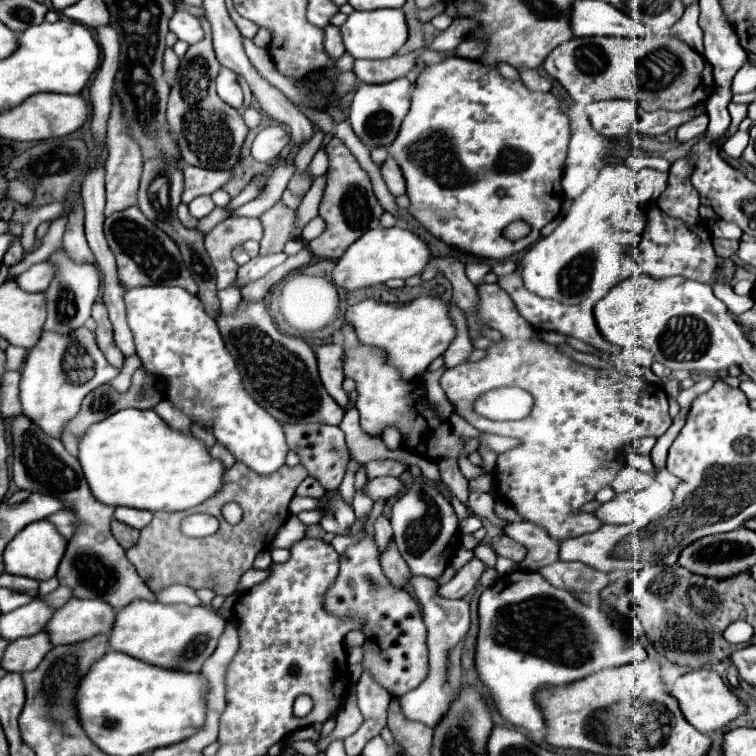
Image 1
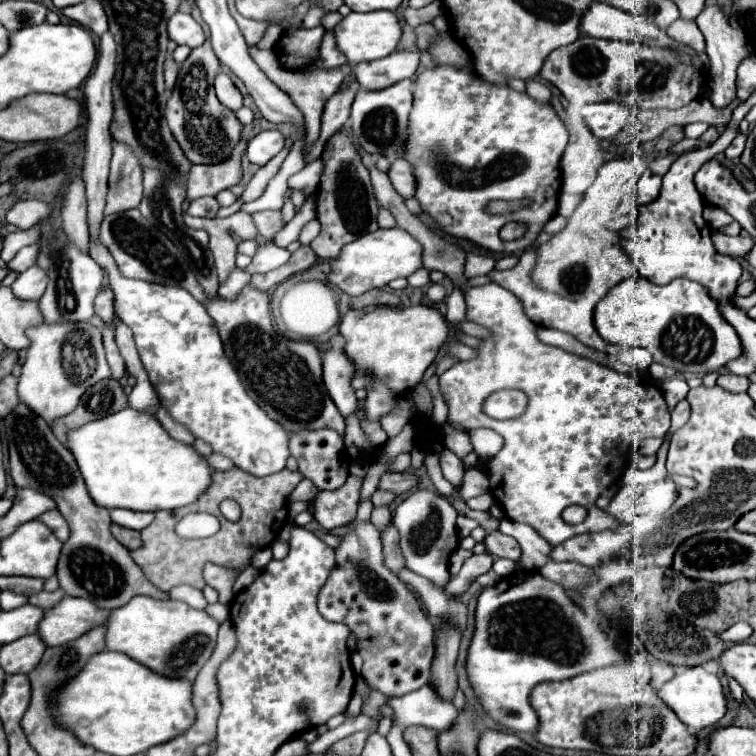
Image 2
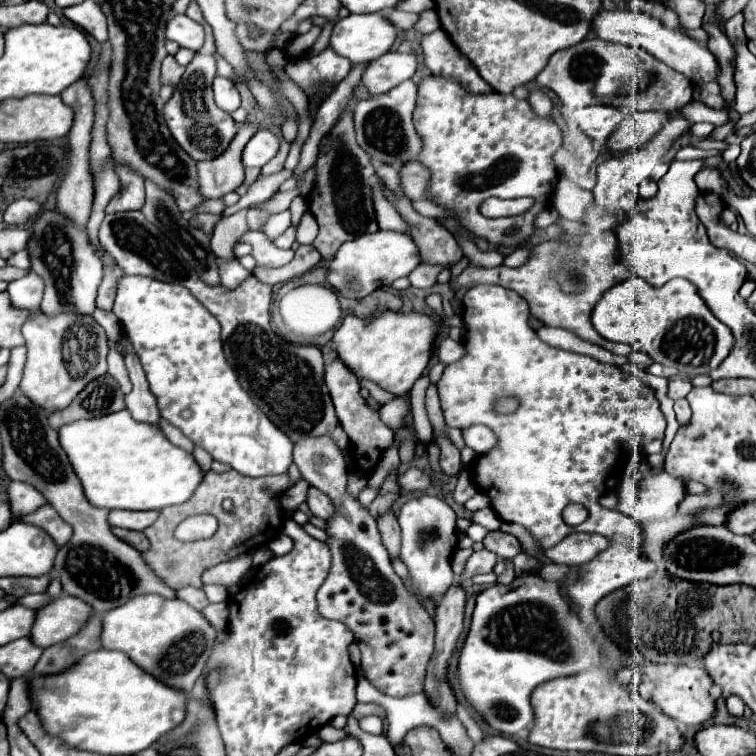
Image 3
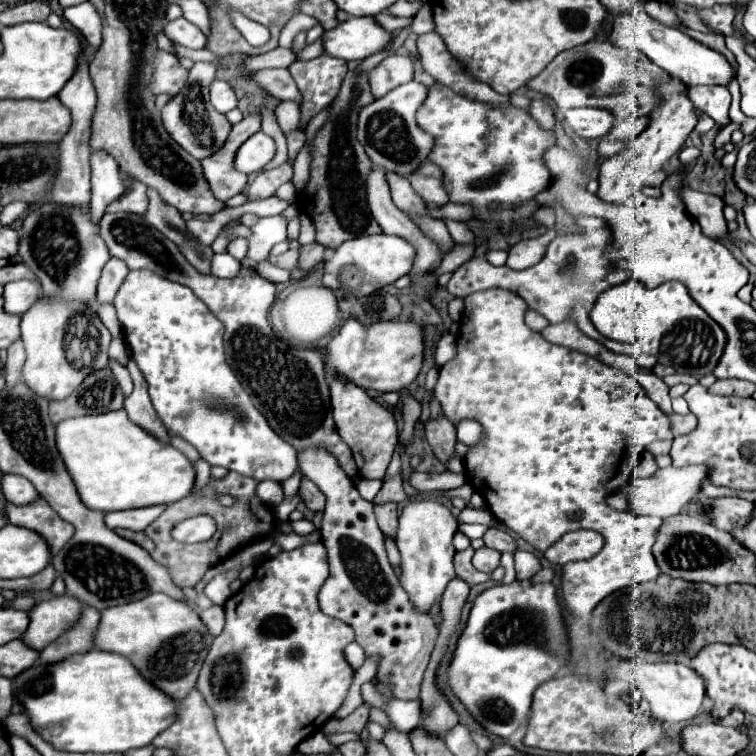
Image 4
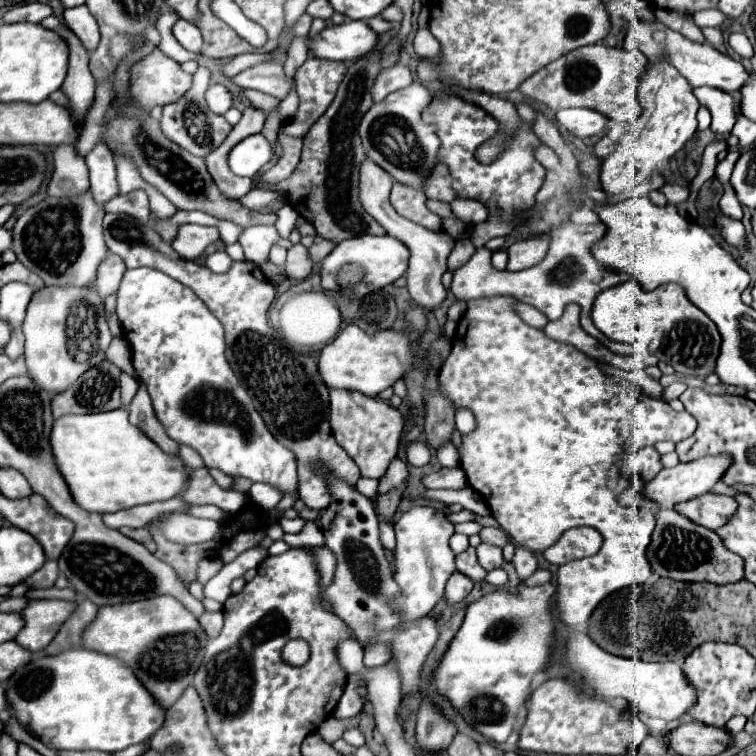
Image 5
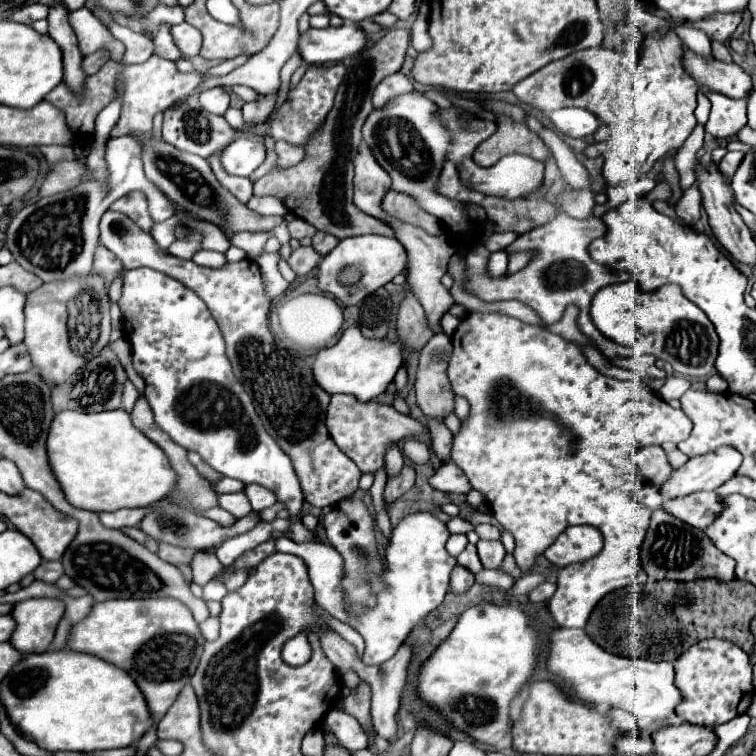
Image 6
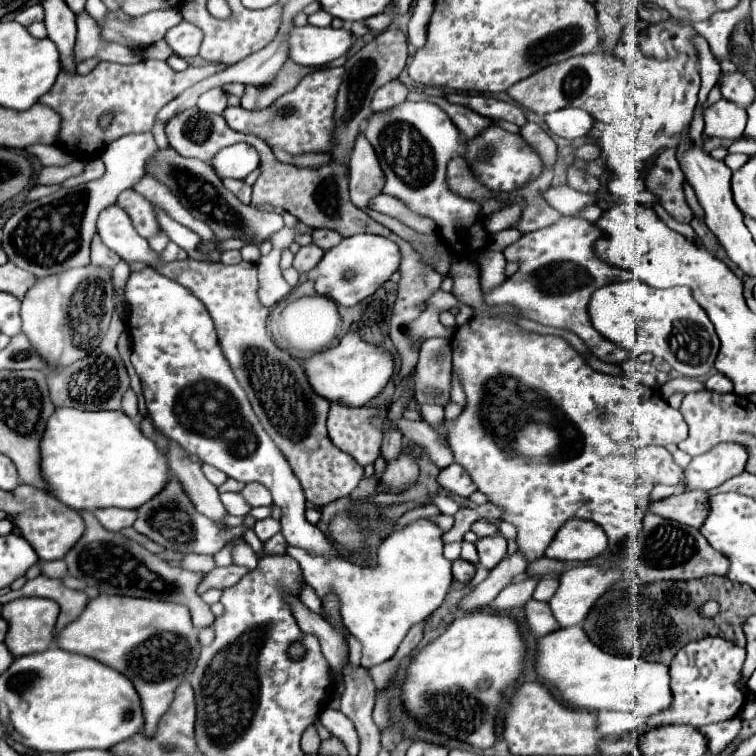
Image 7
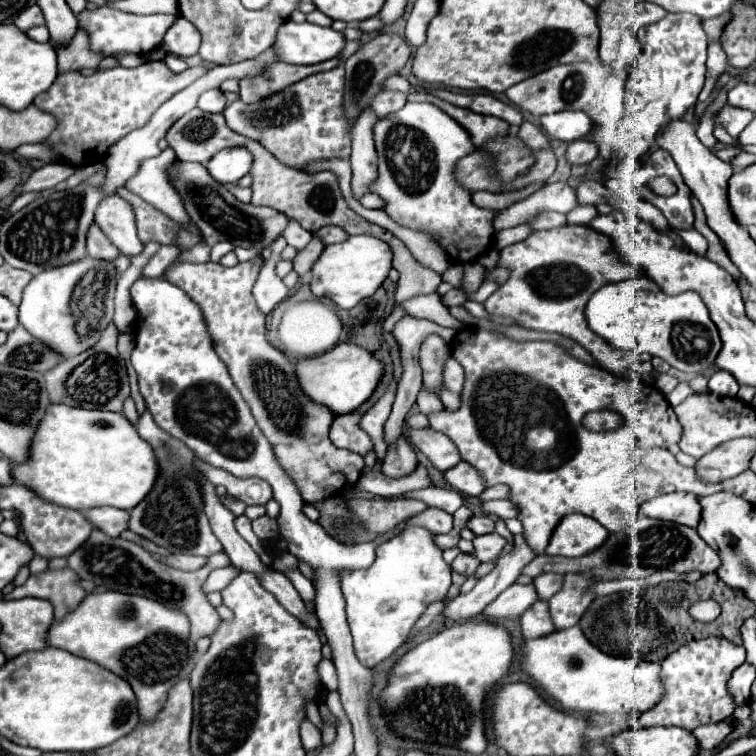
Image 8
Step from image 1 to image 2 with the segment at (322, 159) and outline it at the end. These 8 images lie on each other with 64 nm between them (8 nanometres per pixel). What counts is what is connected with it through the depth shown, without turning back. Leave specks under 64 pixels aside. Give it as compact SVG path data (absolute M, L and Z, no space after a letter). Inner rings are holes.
M322 158L314 160L288 179L288 187L290 189L302 190L306 194L306 198L314 192L320 182L320 176L322 176L322 170L324 170L324 164L322 164Z

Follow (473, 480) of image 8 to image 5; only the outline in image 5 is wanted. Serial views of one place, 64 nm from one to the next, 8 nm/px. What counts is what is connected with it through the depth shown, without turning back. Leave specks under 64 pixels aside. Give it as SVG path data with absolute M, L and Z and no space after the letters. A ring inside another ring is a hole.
M442 468L434 474L424 476L420 482L424 488L452 488L452 490L464 488L468 484L462 468Z

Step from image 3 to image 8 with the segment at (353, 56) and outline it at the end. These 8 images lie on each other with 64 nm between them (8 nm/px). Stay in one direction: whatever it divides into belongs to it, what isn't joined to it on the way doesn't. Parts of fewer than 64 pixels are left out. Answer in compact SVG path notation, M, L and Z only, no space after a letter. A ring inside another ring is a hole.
M286 20L278 30L274 48L278 58L288 64L318 64L336 58L344 44L346 38L342 32L310 22L296 24Z

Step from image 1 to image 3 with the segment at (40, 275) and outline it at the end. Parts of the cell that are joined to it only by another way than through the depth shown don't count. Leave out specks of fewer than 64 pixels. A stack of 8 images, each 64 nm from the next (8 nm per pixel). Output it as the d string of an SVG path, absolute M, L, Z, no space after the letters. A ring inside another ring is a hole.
M30 272L30 274L10 282L10 286L8 286L12 304L16 308L26 308L26 310L36 310L40 306L42 292L44 292L44 280L40 280L40 276L36 276L36 272Z

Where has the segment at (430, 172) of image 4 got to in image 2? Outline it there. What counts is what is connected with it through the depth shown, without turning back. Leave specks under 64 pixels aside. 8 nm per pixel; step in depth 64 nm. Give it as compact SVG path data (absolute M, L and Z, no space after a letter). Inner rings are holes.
M404 158L392 160L390 170L388 170L388 178L390 178L394 190L402 198L412 198L414 196L414 192L416 192L416 180L414 180L410 164Z

